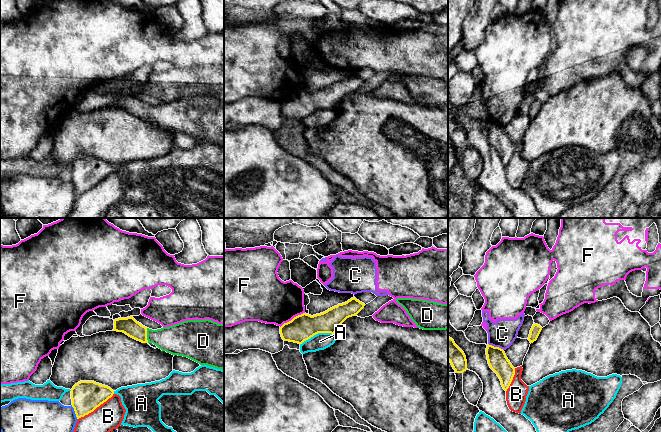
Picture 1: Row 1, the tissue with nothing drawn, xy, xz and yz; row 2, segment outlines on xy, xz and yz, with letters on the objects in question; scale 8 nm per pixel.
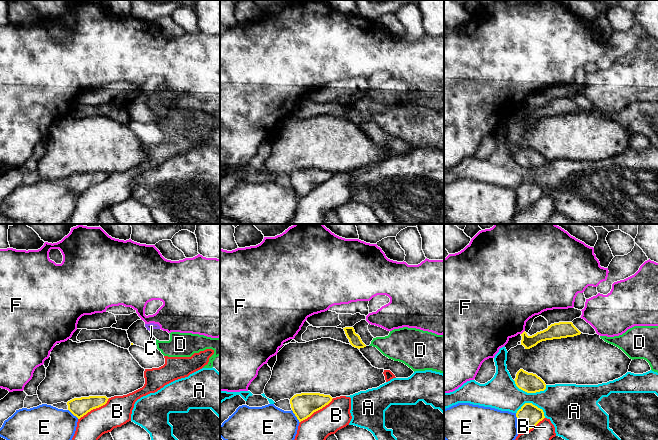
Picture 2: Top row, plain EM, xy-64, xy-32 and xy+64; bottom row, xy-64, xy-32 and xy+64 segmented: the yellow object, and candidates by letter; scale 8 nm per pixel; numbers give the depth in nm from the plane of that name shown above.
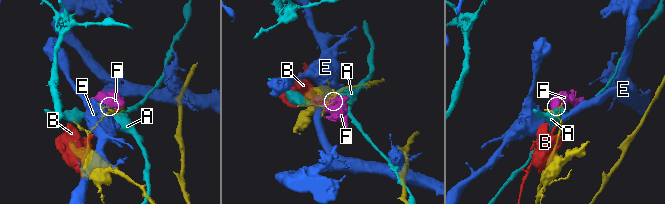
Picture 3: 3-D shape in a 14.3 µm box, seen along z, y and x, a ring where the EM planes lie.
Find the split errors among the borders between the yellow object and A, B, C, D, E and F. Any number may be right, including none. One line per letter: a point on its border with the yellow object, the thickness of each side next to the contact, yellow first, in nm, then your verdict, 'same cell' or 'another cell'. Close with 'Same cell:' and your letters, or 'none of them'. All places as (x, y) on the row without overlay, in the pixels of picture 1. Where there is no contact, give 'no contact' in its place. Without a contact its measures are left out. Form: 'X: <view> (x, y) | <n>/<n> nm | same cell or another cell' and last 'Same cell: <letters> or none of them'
A: xz (317, 109) | 200/140 nm | another cell
B: xy (96, 183) | 240/260 nm | another cell
C: yz (496, 123) | 160/220 nm | another cell
D: xy (146, 111) | 140/240 nm | same cell
E: xy (75, 188) | 240/400 nm | another cell
F: xz (293, 94) | 200/380 nm | another cell
Same cell: D

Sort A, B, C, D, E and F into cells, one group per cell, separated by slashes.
A / B / C F / D / E

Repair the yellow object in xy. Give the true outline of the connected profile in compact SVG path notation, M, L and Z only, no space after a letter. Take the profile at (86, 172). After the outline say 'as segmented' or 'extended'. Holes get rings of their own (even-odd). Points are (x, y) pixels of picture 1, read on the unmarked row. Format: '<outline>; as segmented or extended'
M80 157L75 160L71 165L71 175L77 195L93 188L113 170L110 163L94 157Z; as segmented

